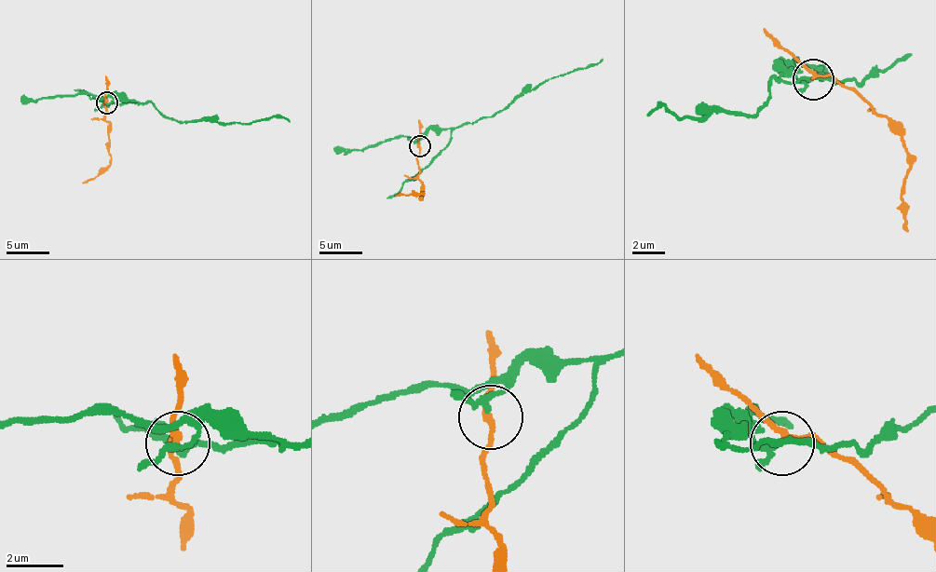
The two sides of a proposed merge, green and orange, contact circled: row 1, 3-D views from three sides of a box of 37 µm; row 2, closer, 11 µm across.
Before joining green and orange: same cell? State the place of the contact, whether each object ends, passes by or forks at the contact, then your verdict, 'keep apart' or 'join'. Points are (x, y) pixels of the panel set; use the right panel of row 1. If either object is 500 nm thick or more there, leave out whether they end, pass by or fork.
at (813, 79); green passes by; orange passes by; keep apart

